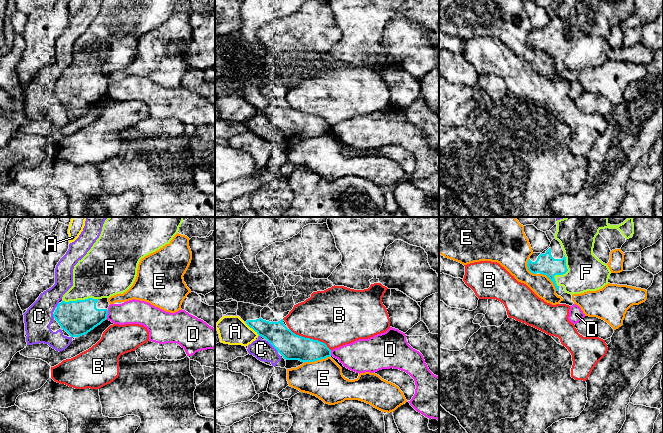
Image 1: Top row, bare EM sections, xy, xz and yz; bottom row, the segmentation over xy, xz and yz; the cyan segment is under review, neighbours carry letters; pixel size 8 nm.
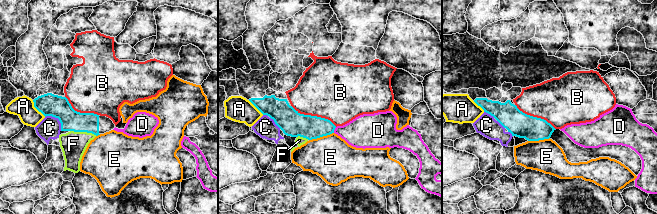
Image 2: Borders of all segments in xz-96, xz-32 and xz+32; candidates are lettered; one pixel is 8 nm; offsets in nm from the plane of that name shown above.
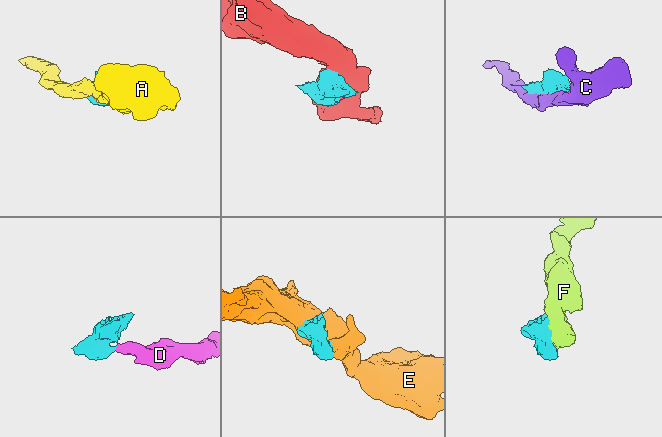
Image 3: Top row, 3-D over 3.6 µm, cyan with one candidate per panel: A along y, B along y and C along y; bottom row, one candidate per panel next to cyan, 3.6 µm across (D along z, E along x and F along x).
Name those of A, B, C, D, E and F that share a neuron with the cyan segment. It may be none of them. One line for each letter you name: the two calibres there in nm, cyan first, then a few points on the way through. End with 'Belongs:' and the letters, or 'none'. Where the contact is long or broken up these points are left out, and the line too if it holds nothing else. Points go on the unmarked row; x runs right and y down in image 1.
F: 160 nm thick on the cyan side, 300 nm on the other
Belongs: F

